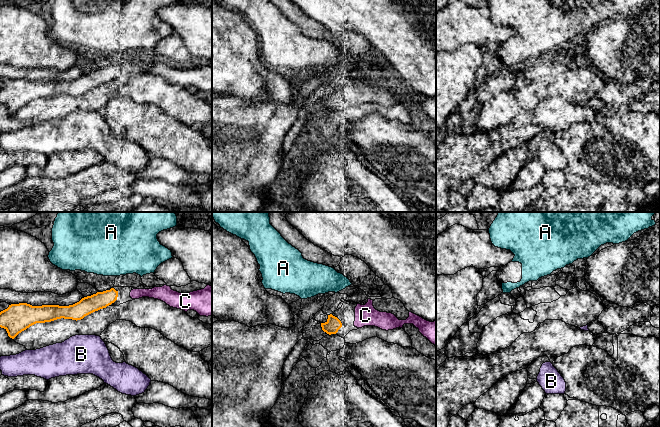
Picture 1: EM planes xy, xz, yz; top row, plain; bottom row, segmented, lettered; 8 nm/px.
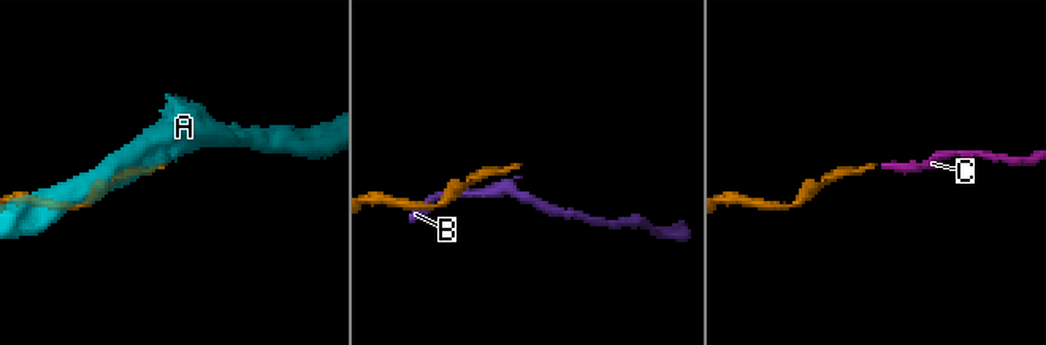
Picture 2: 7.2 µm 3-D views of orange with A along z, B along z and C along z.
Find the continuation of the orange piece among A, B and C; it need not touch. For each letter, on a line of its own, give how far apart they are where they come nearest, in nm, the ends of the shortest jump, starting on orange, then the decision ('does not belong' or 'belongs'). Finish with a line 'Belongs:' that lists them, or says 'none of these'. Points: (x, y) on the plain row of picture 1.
A: 100 nm | xy (111, 64), (111, 51) | does not belong
B: 120 nm | xy (76, 96), (76, 111) | does not belong
C: 100 nm | xy (117, 68), (130, 68) | belongs
Belongs: C

